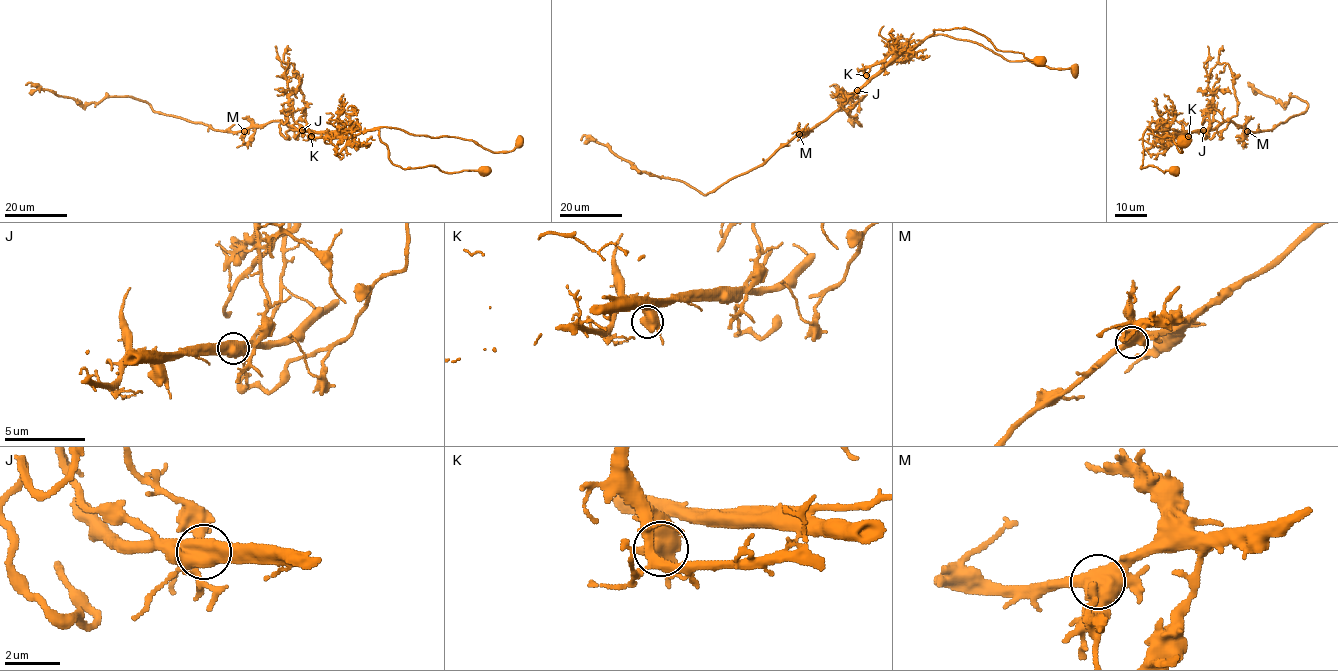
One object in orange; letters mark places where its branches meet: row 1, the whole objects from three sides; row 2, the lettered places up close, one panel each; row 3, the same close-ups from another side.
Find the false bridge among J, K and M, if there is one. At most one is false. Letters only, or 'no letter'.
J

